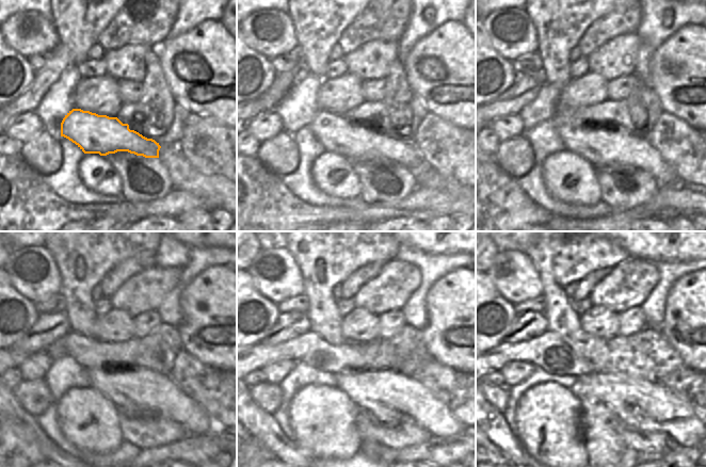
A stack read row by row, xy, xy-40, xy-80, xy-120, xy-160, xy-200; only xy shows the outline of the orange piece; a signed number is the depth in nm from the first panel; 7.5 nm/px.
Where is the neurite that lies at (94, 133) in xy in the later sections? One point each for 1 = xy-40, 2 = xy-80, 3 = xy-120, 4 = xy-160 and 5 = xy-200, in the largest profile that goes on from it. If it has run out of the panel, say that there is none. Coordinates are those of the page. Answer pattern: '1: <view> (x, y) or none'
1: xy-40 (337, 133)
2: xy-80 (603, 147)
3: xy-120 (134, 391)
4: xy-160 (390, 398)
5: xy-200 (636, 404)

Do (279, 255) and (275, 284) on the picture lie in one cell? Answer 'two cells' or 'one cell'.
one cell

